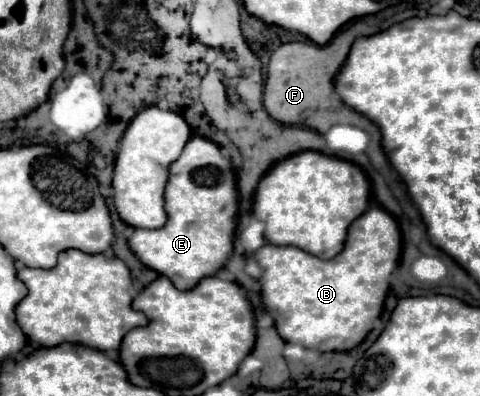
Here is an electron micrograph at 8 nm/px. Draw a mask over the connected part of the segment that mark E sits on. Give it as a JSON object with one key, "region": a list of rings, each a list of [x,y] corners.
{"region":[[[193,135],[181,157],[169,165],[165,213],[167,221],[161,229],[133,229],[127,243],[143,265],[169,277],[177,289],[191,289],[199,279],[215,275],[233,249],[237,215],[235,169],[213,141]]]}

